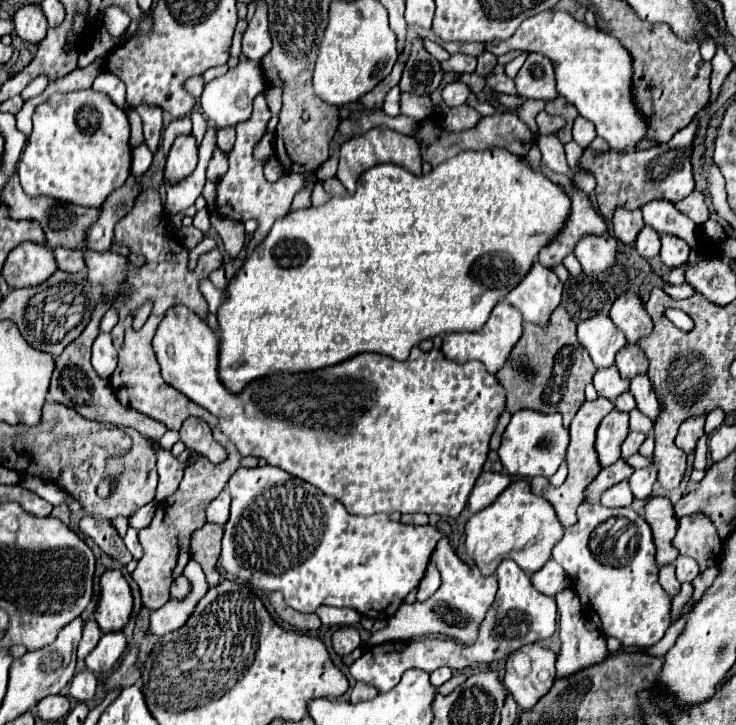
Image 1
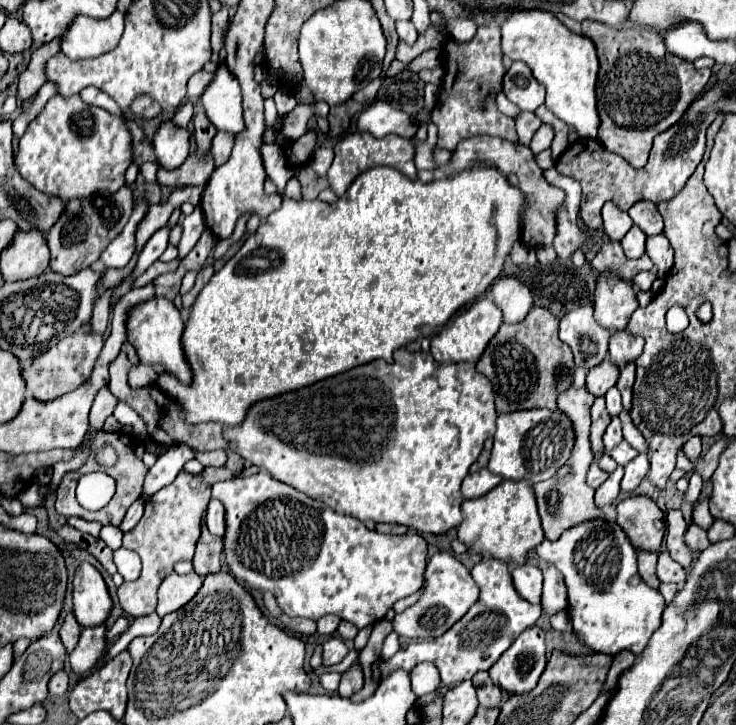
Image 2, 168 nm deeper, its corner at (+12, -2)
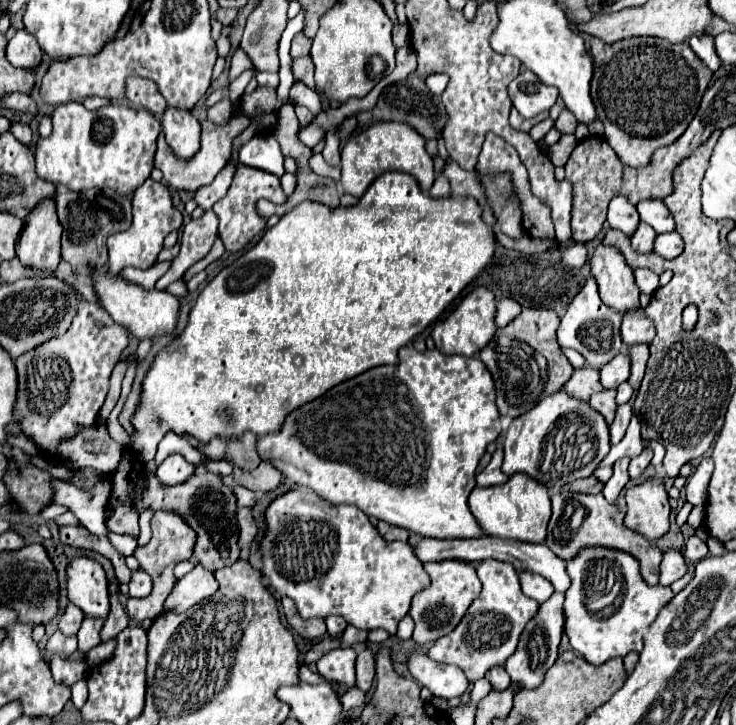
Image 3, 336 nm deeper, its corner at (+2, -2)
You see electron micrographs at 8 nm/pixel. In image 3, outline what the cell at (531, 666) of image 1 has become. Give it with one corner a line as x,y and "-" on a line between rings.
554,592
550,596
550,600
540,604
536,616
526,624
524,632
520,634
520,642
518,642
516,652
506,660
506,672
510,674
514,686
518,686
518,688
536,688
538,682
544,680
550,666
556,662
558,646
560,646
560,640
562,640
562,634
564,634
562,602
564,602
564,594

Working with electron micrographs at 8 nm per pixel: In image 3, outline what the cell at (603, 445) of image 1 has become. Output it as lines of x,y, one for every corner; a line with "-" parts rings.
602,390
594,396
590,396
590,406
596,408
598,412
602,412
602,416
606,416
606,422
614,420
614,408
616,408
616,390

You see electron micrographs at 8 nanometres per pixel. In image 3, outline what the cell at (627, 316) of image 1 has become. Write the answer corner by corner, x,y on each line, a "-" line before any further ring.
600,242
590,256
590,268
598,282
604,304
610,304
610,308
618,308
620,312
628,312
640,306
640,292
634,282
632,268
626,264
622,252

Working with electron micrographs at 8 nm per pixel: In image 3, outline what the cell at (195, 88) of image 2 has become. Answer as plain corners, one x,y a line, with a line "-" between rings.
238,48
236,54
234,54
234,58
232,58
232,66
230,66
230,80
238,78
244,70
254,70
254,64
252,64
252,60

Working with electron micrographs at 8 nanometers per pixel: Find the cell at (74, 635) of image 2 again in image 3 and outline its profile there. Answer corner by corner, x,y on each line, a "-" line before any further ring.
68,604
66,610
64,610
64,614
62,614
60,620
58,620
58,628
60,628
64,634
74,636
74,632
78,632
78,624
82,622
82,618
84,618
82,610
78,610
78,606
74,606
74,604

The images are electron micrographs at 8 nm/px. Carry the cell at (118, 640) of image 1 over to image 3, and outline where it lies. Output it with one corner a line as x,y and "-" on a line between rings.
84,618
80,624
80,630
76,634
78,638
78,652
88,652
94,646
100,644
100,630
104,620
102,618

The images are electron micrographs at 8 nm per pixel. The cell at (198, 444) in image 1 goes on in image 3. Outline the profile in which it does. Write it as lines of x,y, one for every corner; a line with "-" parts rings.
262,462
252,472
246,472
242,468
234,468
232,476
238,480
240,486
244,486
244,488
248,488
252,492
272,492
284,480
282,472
278,472
270,462

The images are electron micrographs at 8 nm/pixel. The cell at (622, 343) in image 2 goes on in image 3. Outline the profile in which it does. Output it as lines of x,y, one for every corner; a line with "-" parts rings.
636,308
636,310
630,310
624,314
620,332
622,332
622,340
626,346
650,344
656,336
654,322
648,316
644,316
642,308

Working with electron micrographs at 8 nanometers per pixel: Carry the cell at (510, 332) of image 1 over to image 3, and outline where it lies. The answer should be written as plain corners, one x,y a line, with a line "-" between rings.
474,286
460,304
440,322
432,326
432,340
436,348
444,354
460,354
460,356
476,356
494,336
496,324
494,324
494,312
496,312
496,298
490,290
482,286

